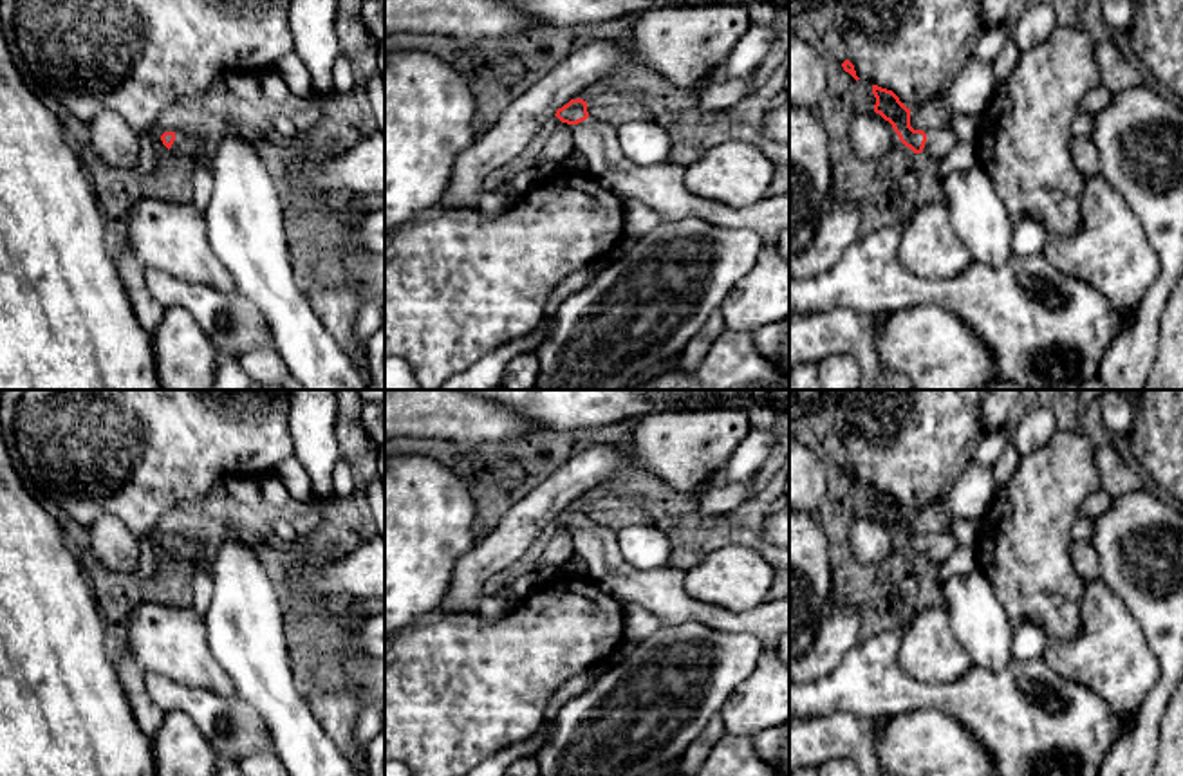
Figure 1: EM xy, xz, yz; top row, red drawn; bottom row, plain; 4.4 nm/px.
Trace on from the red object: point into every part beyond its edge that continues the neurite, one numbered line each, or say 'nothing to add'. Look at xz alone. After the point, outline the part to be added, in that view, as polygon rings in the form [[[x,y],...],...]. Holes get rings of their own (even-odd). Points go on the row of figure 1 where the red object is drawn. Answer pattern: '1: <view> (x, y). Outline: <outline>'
1: xz (661, 186). Outline: [[[592,117],[573,125],[574,150],[580,152],[594,175],[619,199],[648,206],[659,222],[686,217],[703,218],[722,229],[753,229],[764,245],[777,245],[789,229],[789,193],[766,197],[750,208],[731,208],[703,200],[686,189],[686,168],[659,162],[636,166],[619,150],[618,128]]]

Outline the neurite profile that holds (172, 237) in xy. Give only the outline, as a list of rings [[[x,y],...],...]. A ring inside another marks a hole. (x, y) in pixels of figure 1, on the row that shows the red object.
[[[155,197],[128,209],[128,244],[143,269],[155,267],[190,282],[235,292],[229,271],[213,254],[204,215],[193,204],[173,204]]]

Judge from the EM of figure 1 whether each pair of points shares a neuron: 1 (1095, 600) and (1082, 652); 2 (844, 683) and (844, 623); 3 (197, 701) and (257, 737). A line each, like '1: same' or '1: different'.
1: same
2: different
3: same

